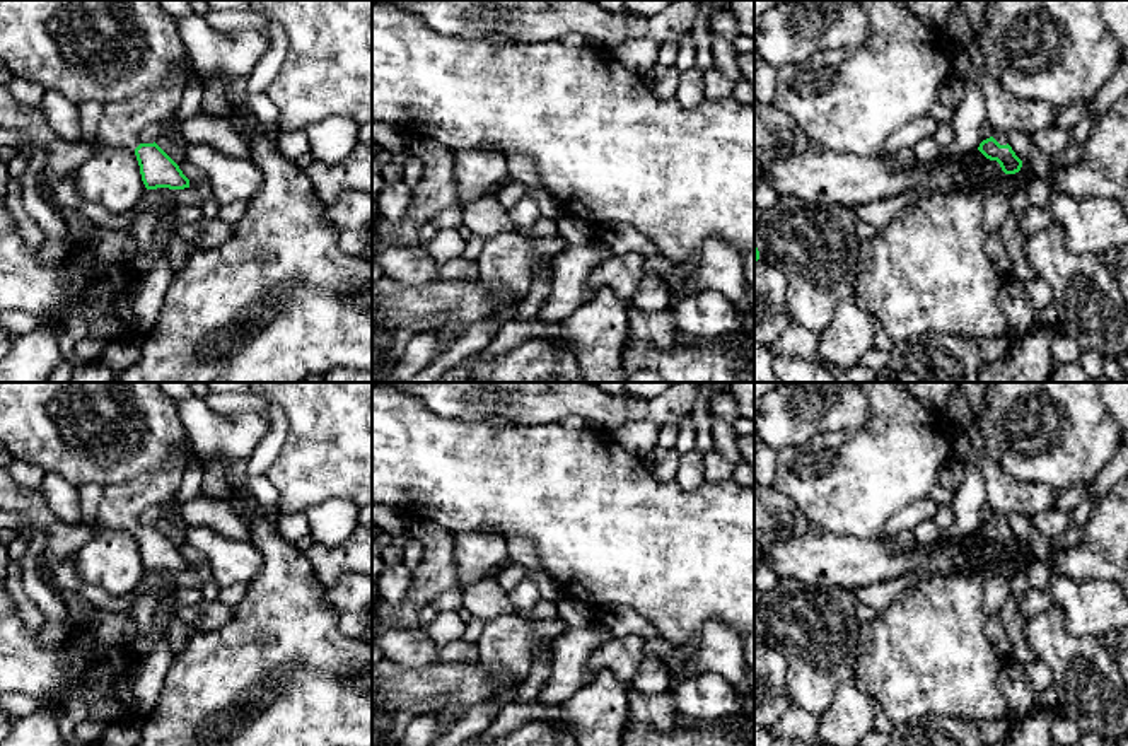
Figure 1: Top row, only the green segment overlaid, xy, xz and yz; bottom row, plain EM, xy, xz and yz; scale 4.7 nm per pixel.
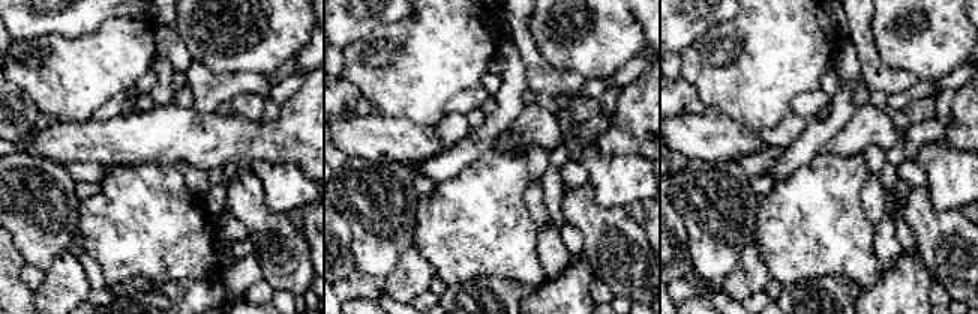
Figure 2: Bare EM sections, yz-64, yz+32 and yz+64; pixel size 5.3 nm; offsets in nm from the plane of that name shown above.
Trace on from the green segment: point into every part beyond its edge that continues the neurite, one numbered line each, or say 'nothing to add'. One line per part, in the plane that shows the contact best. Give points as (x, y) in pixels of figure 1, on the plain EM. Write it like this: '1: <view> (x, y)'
1: yz (1004, 495)

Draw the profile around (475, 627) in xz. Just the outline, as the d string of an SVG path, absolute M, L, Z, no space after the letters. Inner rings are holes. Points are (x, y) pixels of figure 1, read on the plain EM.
M471 616L466 621L466 630L464 630L462 640L471 644L471 645L476 645L480 637L485 633L485 628L486 628L486 621L485 620Z

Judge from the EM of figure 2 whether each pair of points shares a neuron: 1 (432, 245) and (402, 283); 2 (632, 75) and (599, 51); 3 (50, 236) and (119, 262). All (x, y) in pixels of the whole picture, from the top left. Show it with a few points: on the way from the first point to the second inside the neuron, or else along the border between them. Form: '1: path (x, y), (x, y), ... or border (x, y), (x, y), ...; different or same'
1: border (414, 245), (434, 271); different
2: border (644, 47), (608, 78); different
3: border (81, 200), (80, 226), (77, 229); different

